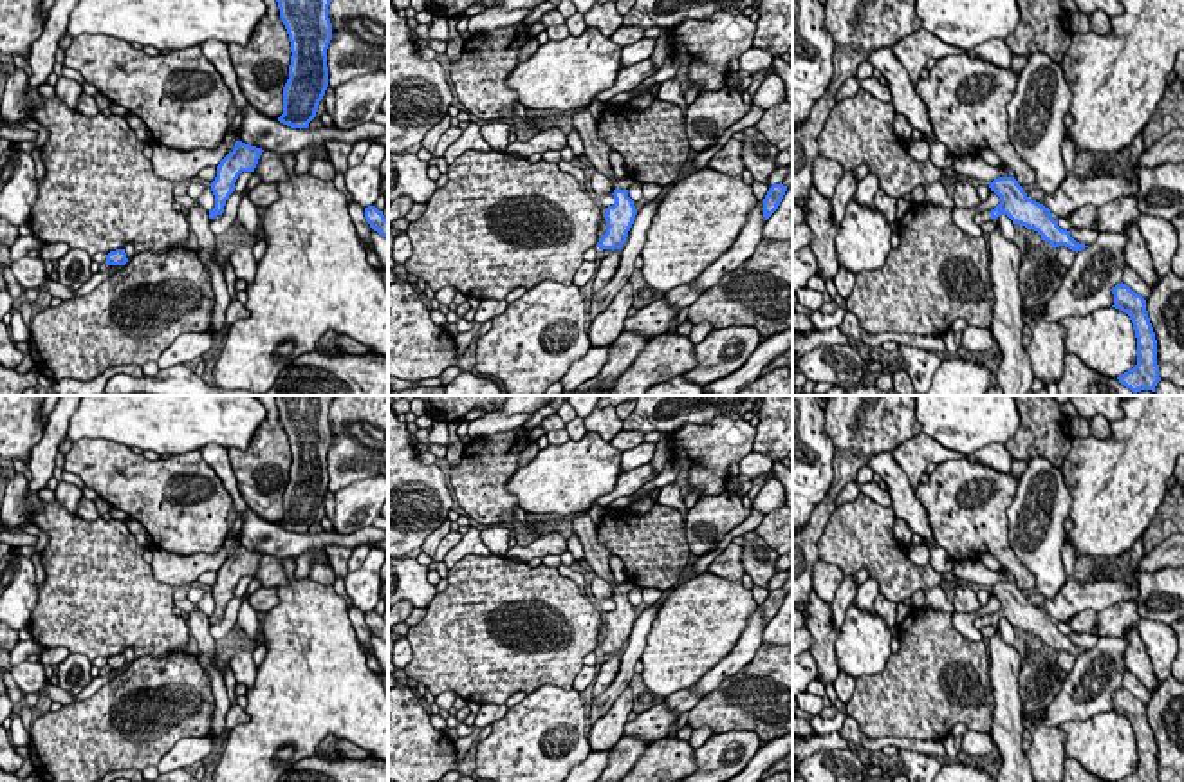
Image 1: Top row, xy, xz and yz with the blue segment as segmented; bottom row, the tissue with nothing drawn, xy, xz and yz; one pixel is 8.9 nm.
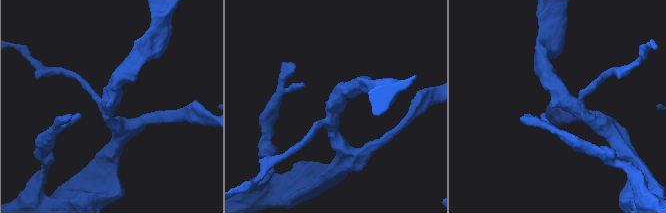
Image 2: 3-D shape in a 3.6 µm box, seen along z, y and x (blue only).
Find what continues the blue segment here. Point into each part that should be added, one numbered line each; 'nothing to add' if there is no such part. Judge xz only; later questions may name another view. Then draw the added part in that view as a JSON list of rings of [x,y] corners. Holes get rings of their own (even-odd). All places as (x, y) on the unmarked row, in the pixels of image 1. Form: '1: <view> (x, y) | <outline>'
1: xz (596, 555) | [[[587,511],[579,513],[574,520],[572,520],[572,529],[574,533],[579,536],[583,549],[585,549],[585,560],[588,562],[588,565],[592,567],[592,571],[605,578],[610,585],[614,594],[628,594],[632,591],[634,585],[626,583],[626,582],[615,582],[615,576],[610,571],[610,551],[601,545],[596,538],[596,524],[592,522],[592,518],[588,517]]]

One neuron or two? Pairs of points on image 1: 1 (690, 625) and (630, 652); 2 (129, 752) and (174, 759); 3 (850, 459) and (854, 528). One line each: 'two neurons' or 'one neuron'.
1: two neurons
2: two neurons
3: two neurons

